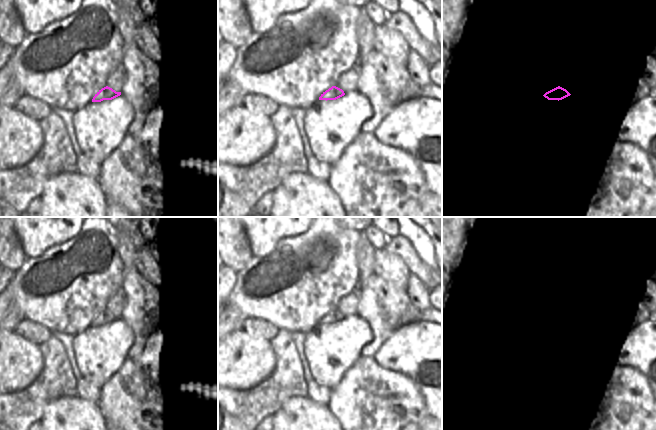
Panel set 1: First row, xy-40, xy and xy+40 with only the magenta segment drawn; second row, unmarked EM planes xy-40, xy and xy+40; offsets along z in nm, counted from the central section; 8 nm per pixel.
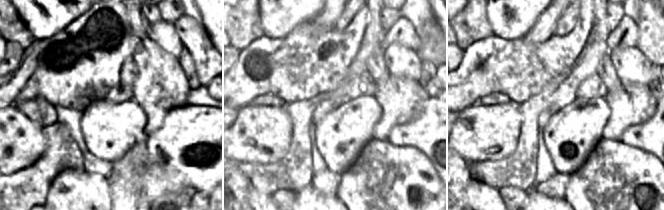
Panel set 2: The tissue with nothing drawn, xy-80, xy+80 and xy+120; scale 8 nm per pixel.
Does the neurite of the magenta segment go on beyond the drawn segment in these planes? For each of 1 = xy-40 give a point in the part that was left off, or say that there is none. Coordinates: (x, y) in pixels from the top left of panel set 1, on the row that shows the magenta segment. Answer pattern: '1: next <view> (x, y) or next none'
1: next none

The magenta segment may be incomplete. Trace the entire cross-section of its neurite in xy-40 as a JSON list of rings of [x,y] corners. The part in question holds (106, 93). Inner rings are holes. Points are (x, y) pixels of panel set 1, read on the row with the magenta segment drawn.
[[[106,86],[99,90],[92,99],[92,102],[101,102],[103,100],[112,100],[121,95],[121,92],[116,92],[112,88]]]

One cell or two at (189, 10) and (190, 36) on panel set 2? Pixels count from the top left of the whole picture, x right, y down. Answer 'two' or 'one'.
two

